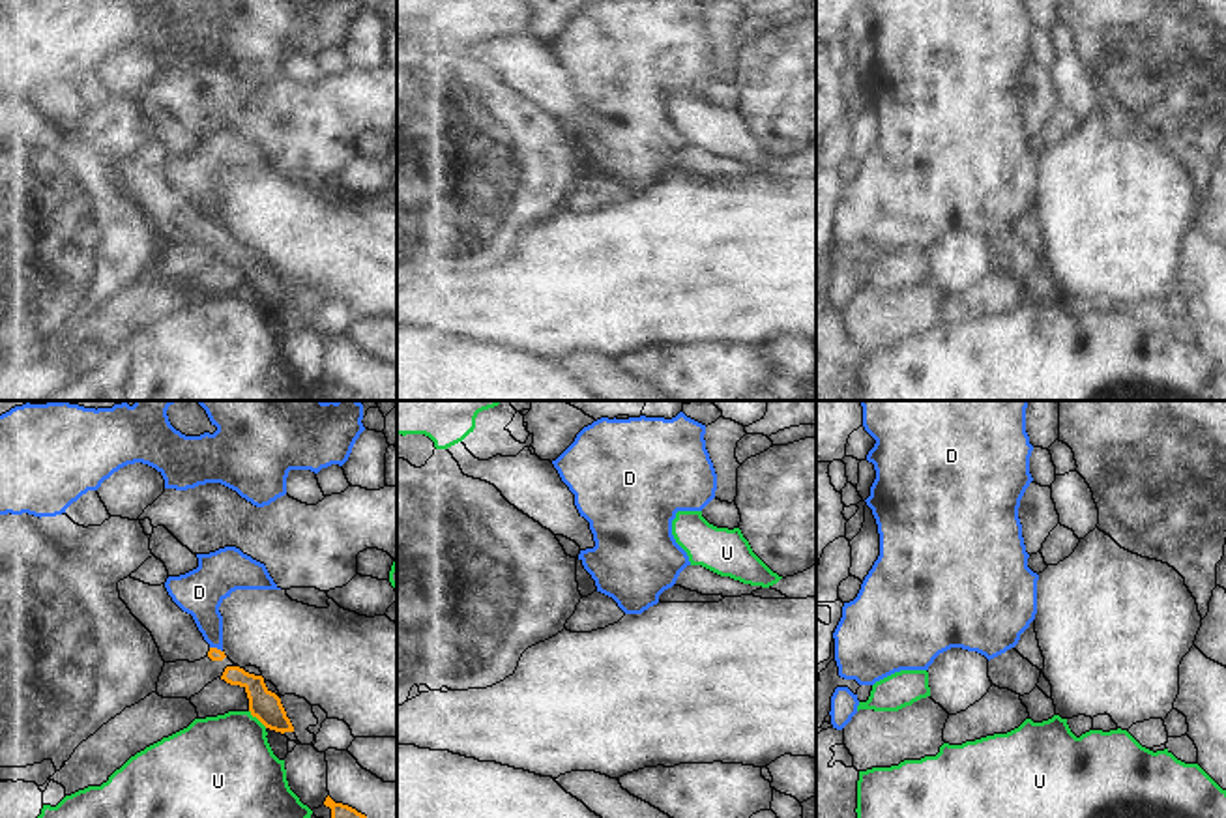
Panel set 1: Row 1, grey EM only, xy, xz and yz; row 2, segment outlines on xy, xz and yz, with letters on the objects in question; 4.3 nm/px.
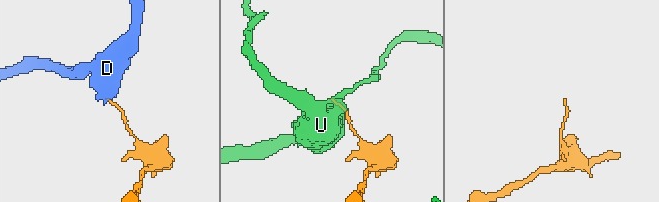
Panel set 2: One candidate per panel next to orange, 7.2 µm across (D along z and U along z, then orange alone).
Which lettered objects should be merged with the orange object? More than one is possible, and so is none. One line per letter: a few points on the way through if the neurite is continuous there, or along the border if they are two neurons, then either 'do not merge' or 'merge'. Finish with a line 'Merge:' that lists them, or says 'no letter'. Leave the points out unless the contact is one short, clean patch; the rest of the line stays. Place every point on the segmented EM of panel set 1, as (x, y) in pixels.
D: along xy (210, 646), (221, 652) | do not merge
U: along xy (249, 710), (266, 727) | do not merge
Merge: no letter

